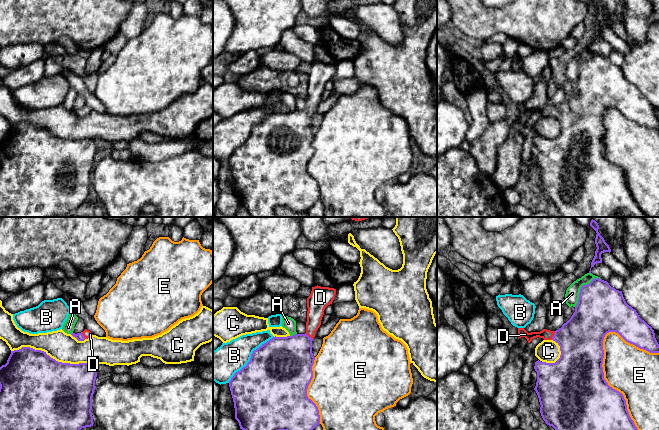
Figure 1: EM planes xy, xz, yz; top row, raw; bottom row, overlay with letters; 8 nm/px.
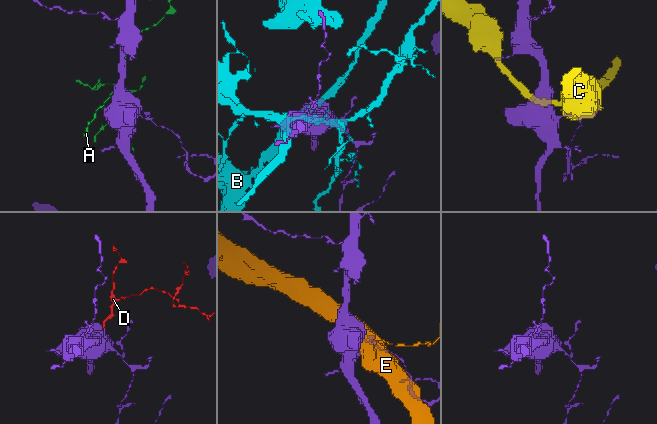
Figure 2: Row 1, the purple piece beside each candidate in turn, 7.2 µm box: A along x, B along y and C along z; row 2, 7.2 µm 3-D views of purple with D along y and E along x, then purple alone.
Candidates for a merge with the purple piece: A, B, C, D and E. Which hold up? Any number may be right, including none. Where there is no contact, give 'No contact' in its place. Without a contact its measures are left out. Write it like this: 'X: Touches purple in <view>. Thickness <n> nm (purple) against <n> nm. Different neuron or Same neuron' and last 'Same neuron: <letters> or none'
A: Touches purple in yz. Thickness 380 nm (purple) against 110 nm. Different neuron
B: Touches purple in xz. Thickness 500 nm (purple) against 260 nm. Different neuron
C: Touches purple in xy. Thickness 500 nm (purple) against 240 nm. Different neuron
D: Touches purple in yz. Thickness 360 nm (purple) against 80 nm. Same neuron
E: Touches purple in yz. Thickness 500 nm (purple) against 400 nm. Different neuron
Same neuron: D

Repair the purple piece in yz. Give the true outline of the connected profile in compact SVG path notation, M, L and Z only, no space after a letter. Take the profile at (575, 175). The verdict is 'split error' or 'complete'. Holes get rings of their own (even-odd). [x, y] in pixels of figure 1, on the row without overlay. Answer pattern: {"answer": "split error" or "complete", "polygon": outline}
{"answer": "split error", "polygon": "M595 54L589 60L581 63L575 88L558 106L543 105L540 108L528 109L524 104L518 104L518 115L525 113L530 119L534 114L539 113L544 116L553 116L560 122L561 131L555 139L539 136L535 138L537 158L534 166L539 174L543 196L556 206L561 217L648 217L631 195L623 170L610 163L604 155L603 116L609 108L618 109L626 118L640 125L650 129L659 129L659 120L652 103L626 79L622 67L616 66L607 57L599 54Z"}

